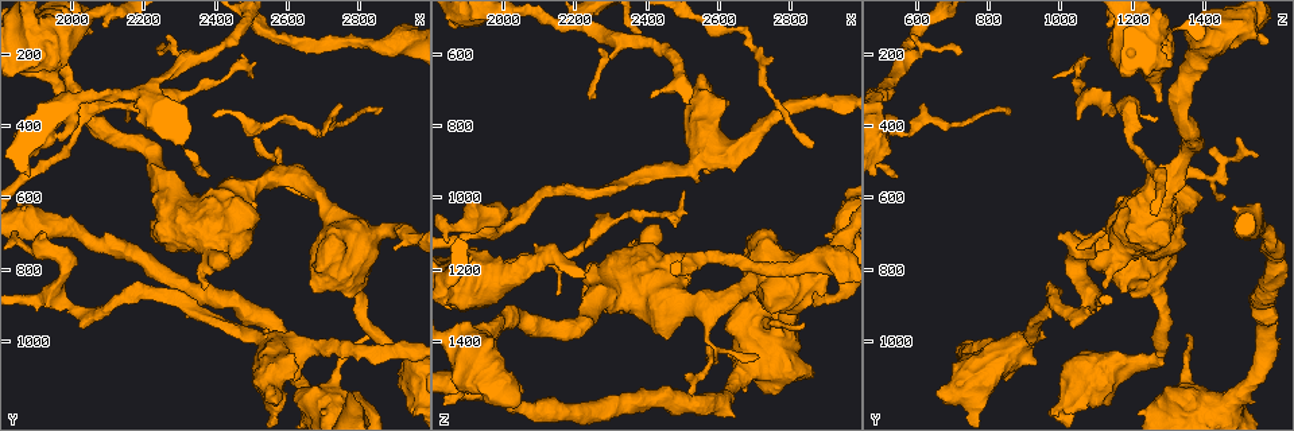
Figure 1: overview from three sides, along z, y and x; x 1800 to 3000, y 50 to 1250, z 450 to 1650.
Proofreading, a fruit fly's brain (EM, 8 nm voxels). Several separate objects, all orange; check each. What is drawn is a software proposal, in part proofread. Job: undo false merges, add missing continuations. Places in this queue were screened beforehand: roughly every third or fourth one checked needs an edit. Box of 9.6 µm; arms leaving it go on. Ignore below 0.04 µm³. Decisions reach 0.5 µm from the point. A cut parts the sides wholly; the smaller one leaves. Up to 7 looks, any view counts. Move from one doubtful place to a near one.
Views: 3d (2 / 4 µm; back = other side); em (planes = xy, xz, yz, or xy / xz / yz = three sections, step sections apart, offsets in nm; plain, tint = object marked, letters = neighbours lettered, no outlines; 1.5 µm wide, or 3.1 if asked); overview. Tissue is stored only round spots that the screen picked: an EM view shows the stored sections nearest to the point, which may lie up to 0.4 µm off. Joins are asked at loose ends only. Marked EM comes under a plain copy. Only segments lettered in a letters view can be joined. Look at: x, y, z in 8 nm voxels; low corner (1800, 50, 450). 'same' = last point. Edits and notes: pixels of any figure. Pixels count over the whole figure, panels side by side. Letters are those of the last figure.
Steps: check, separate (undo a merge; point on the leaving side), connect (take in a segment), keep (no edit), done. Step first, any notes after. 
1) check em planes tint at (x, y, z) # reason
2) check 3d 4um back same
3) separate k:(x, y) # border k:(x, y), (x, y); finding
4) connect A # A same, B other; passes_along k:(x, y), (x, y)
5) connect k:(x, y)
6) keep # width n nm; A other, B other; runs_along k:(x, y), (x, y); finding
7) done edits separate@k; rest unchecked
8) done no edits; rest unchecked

check em xy step 8 letters at (1920, 700, 1000) # free end

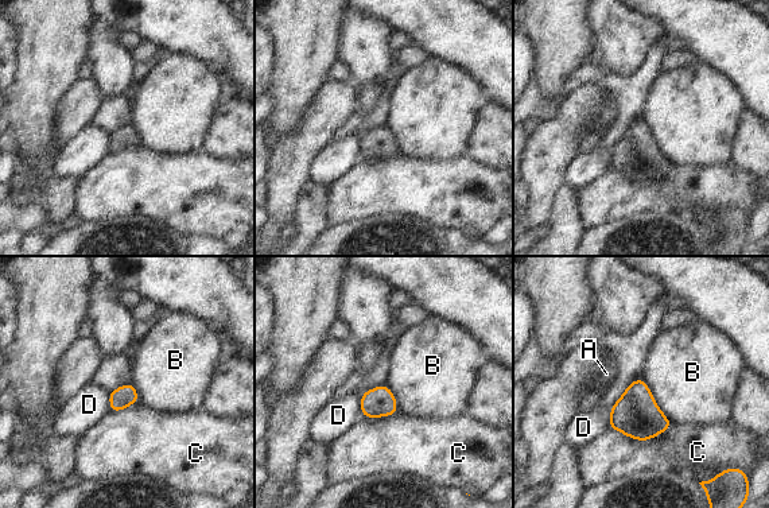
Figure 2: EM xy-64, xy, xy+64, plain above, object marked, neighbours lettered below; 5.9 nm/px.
keep # A other, B other, C other, D other; border 2:(640, 376), (657, 407), (674, 425); no lettered segment goes on from it

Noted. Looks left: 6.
check em planes tint at (2750, 330, 620) # branch stops here

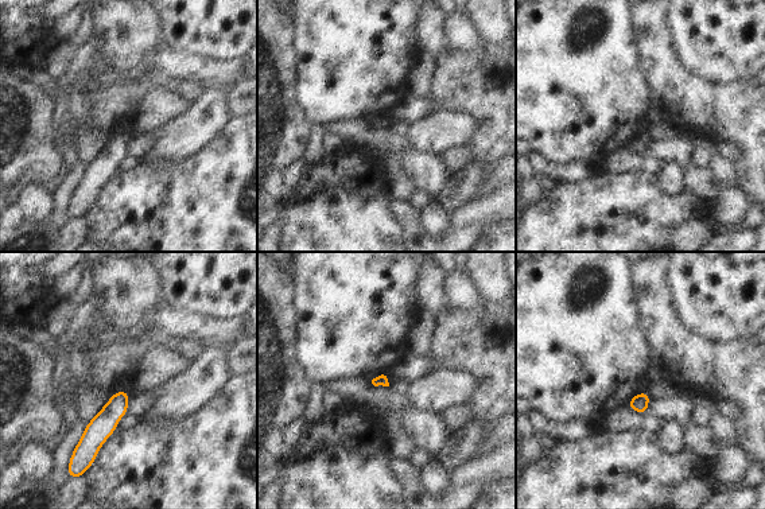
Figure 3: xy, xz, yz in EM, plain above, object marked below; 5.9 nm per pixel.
check em planes letters same

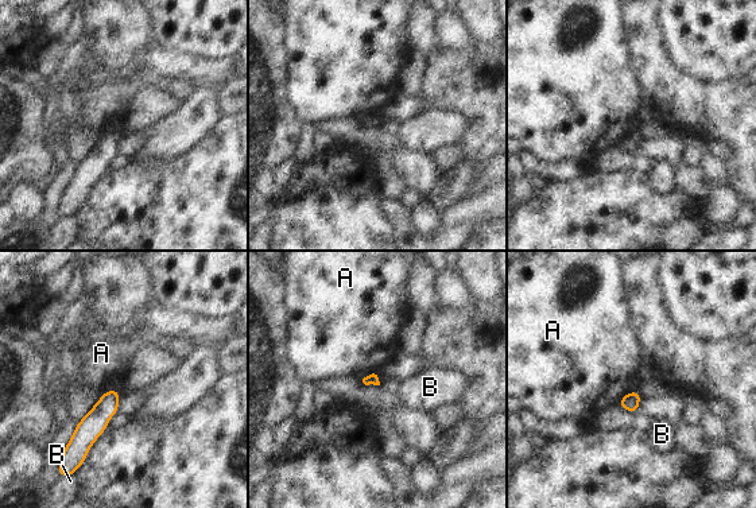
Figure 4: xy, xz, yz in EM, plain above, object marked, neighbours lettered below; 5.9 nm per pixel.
keep # A other, B other; none of them fits

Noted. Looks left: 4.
check 3d 4um at (2540, 1150, 650) # thick end

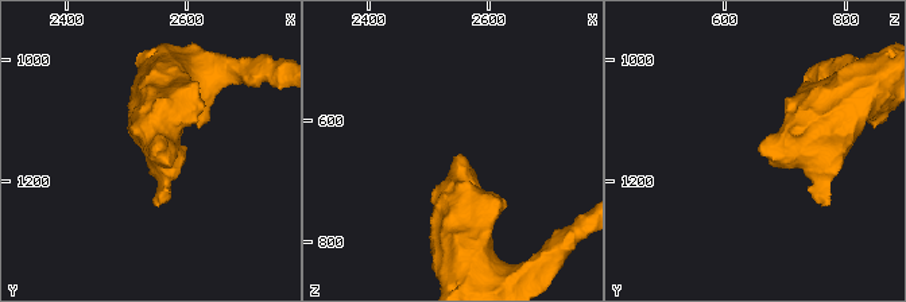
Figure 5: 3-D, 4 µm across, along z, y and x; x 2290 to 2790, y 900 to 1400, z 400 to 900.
check em planes tint at (2550, 1150, 655) # shape alone is not enough

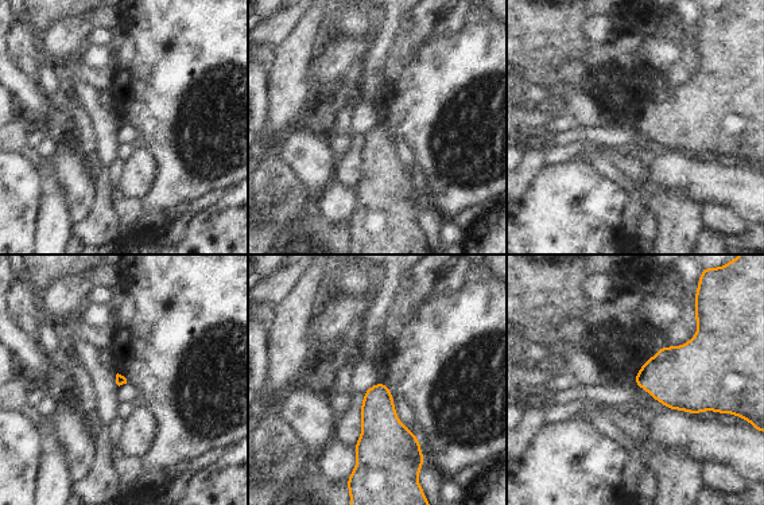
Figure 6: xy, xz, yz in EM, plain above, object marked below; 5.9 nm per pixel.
check em planes letters same

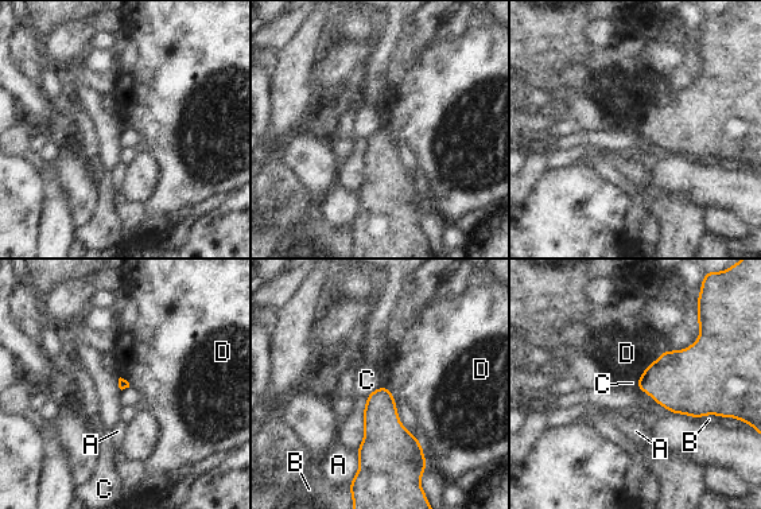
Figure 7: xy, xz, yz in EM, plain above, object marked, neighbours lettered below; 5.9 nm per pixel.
keep # A other, B other, C other, D other; none of them fits

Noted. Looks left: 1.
done no edits; rest unchecked

